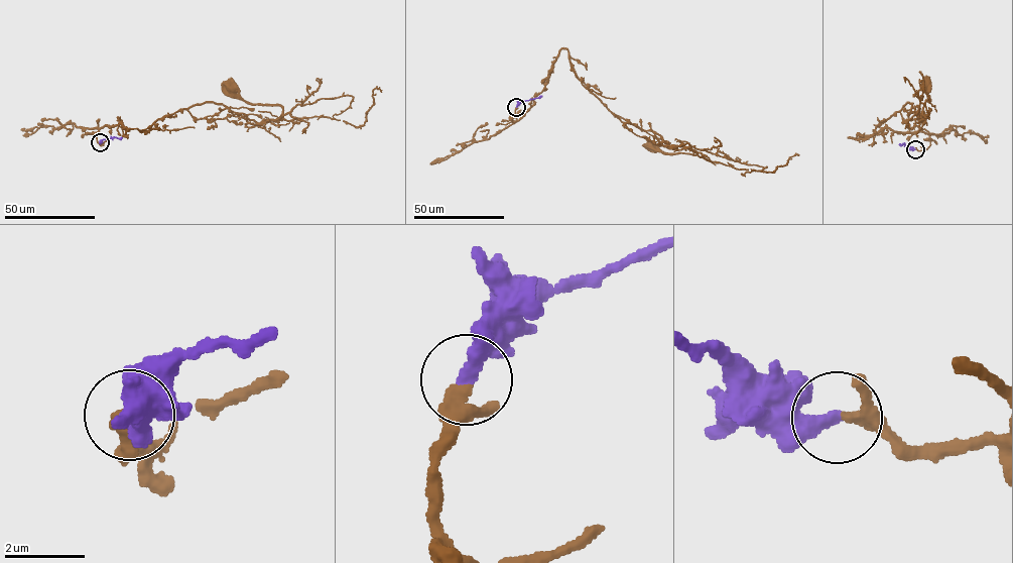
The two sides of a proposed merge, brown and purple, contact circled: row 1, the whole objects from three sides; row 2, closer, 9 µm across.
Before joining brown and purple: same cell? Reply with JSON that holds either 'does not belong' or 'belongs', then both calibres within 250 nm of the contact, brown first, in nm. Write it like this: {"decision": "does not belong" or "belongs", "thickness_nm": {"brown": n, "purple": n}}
{"decision": "belongs", "thickness_nm": {"brown": 280, "purple": 400}}

